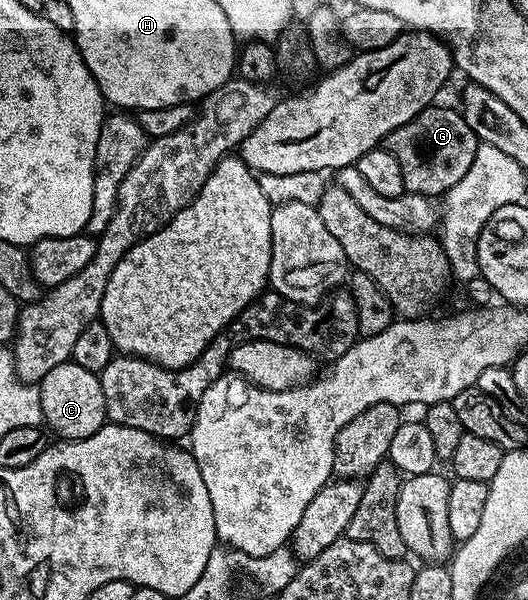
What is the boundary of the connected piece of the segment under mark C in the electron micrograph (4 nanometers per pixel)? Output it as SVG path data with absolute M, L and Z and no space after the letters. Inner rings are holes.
M68 360L52 367L52 371L48 371L48 375L37 382L37 387L40 391L42 420L45 428L51 434L55 433L55 438L63 441L88 439L88 435L100 431L100 427L107 424L102 378L80 367L80 363Z

